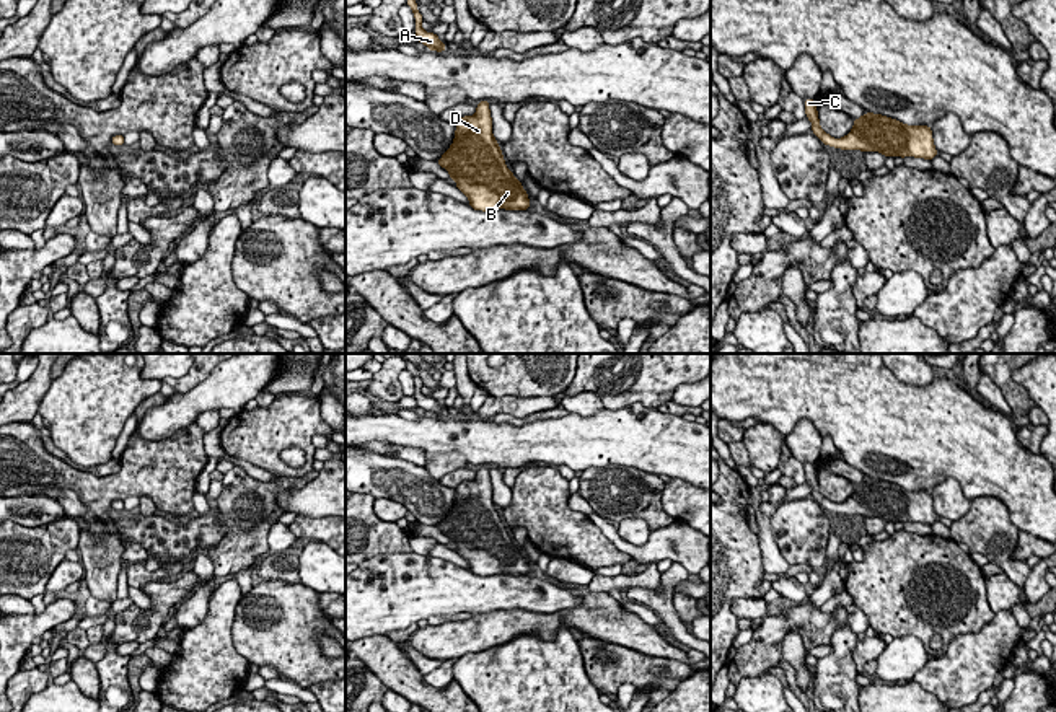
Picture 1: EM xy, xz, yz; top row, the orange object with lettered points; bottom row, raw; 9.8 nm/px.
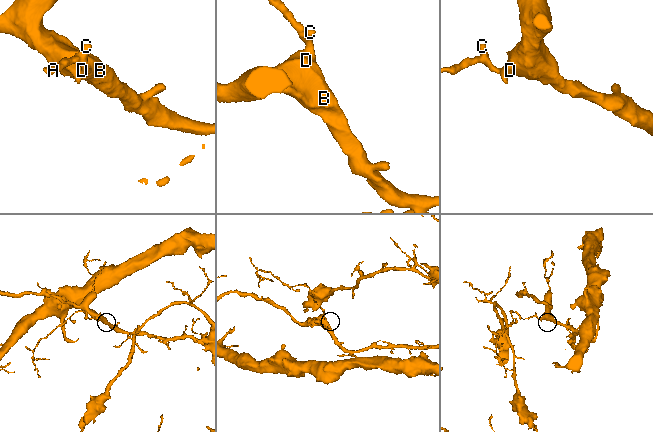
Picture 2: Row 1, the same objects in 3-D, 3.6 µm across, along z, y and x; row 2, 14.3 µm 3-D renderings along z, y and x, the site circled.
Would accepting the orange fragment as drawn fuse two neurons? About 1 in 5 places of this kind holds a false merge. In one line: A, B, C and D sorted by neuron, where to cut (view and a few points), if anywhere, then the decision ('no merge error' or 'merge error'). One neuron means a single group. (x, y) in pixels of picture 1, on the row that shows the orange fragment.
groups A B C D; cut none; no merge error

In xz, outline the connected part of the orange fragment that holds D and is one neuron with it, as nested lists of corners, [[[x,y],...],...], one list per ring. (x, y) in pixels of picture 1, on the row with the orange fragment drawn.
[[[479,101],[474,116],[456,124],[451,147],[437,161],[456,181],[474,210],[528,210],[530,199],[521,182],[504,161],[492,135],[489,101]]]

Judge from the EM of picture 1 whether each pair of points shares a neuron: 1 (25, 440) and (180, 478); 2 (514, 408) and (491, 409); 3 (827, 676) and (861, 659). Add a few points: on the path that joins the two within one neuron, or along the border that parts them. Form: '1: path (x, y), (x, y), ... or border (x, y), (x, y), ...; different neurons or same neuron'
1: path (62, 476), (85, 484), (124, 484), (140, 478); same neuron
2: path (509, 408), (496, 408); same neuron
3: border (858, 639), (853, 655), (856, 672); different neurons

